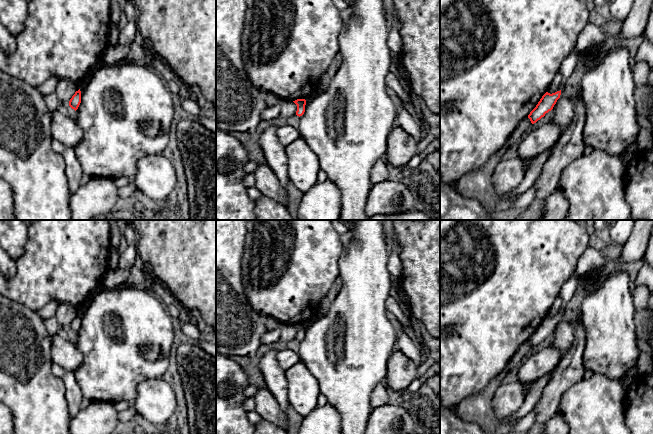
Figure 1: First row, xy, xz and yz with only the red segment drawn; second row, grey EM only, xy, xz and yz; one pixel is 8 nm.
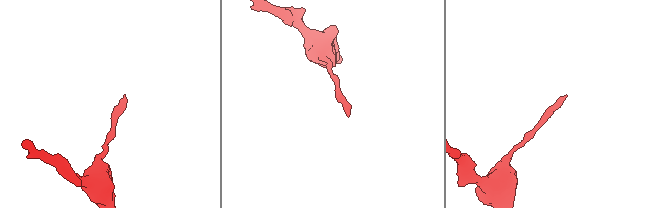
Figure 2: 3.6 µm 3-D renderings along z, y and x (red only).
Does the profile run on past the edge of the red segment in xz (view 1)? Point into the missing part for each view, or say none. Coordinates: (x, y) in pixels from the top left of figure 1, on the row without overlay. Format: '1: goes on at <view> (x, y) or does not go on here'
1: does not go on here

